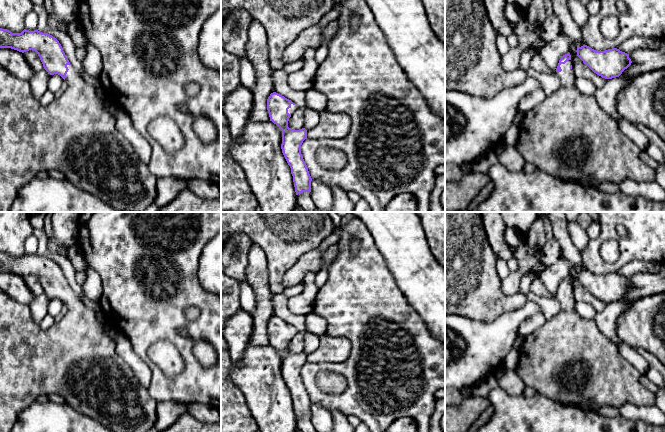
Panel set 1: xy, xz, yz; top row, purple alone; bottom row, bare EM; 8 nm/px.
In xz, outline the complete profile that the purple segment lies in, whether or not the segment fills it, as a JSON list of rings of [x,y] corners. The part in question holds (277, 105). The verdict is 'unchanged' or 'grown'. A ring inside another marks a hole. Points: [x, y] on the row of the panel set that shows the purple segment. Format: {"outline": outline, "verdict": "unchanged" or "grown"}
{"outline": [[[273,92],[267,99],[270,121],[282,130],[282,153],[291,168],[296,195],[311,192],[312,178],[301,154],[301,145],[307,139],[305,128],[295,130],[288,127],[291,114],[298,109],[291,100]]], "verdict": "grown"}

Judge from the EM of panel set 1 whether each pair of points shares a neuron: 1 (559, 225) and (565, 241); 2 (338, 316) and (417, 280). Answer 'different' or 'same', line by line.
1: same
2: different

